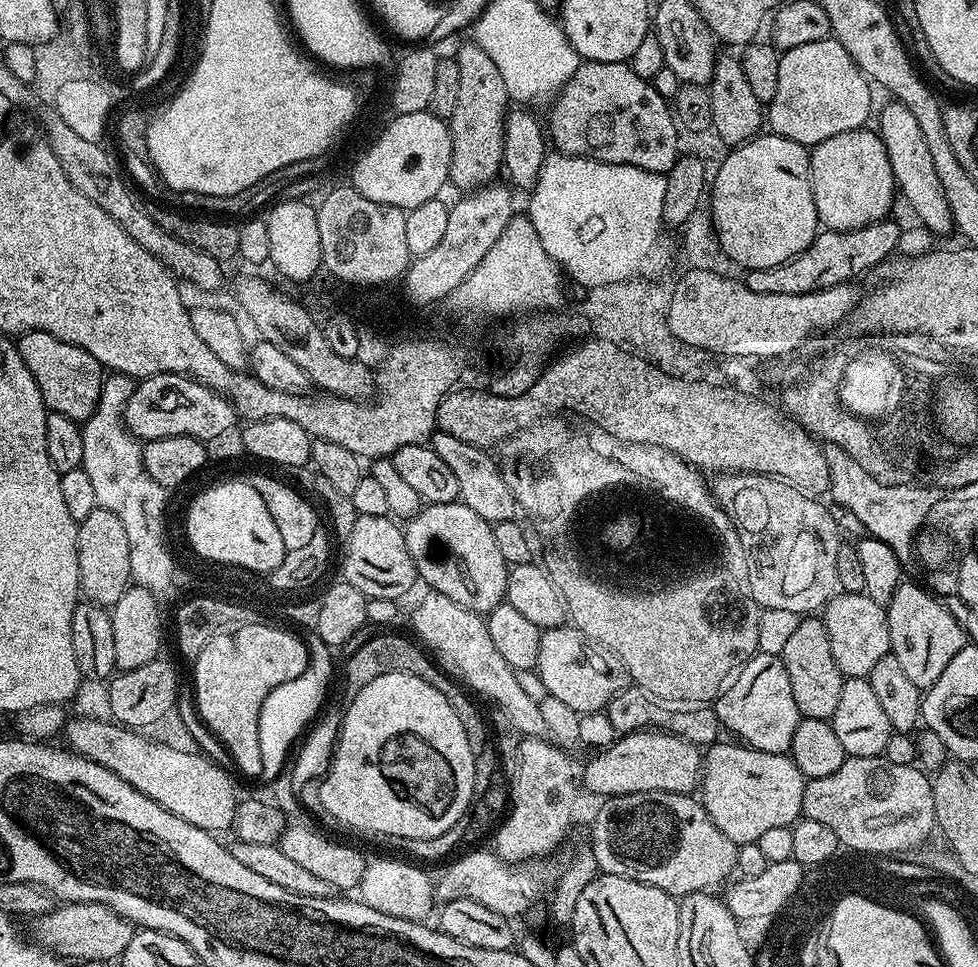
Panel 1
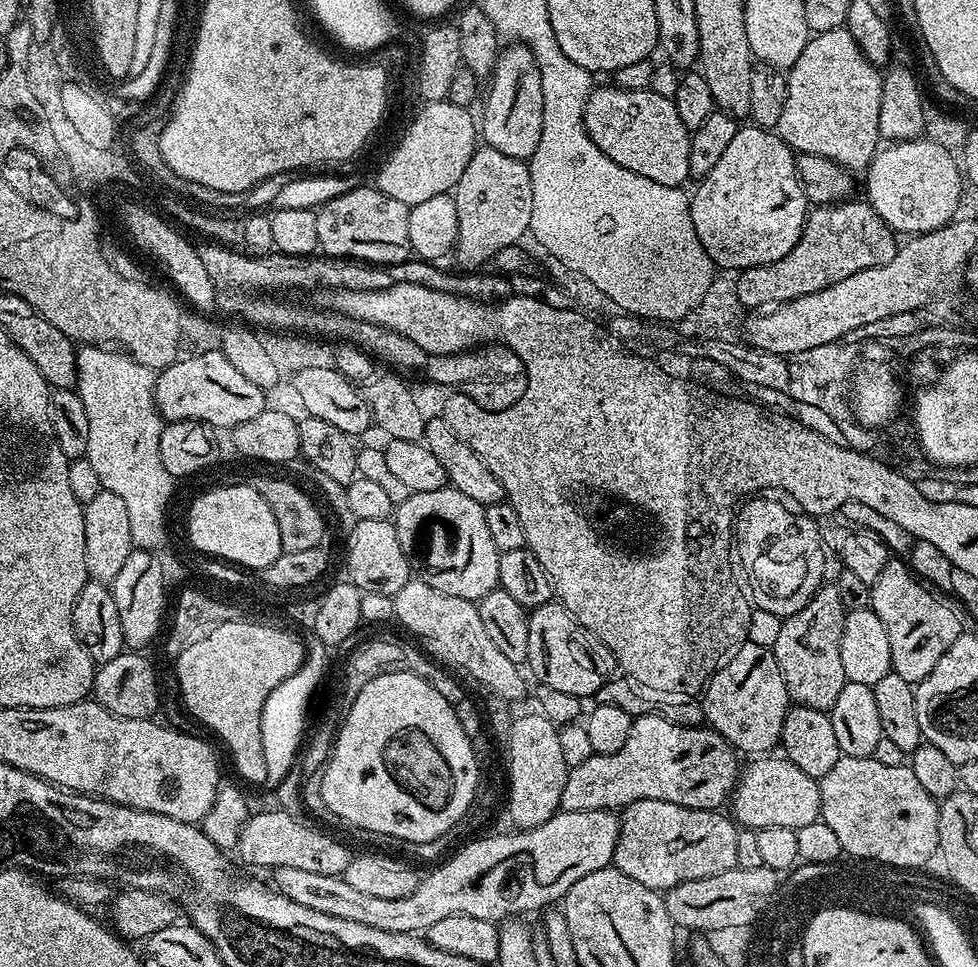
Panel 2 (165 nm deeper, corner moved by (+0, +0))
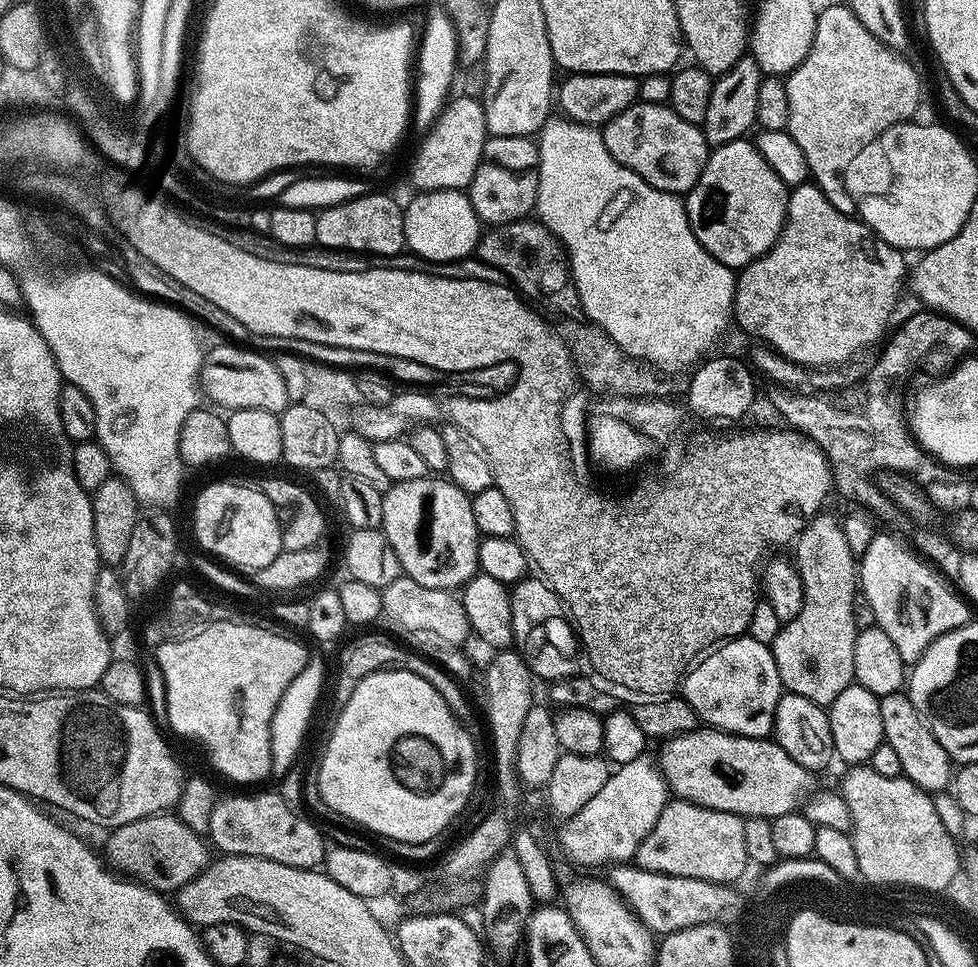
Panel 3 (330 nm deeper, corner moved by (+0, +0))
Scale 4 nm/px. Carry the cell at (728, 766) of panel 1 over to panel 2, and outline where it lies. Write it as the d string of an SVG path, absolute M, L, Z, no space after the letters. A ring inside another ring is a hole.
M768 754L763 758L752 758L748 765L739 769L736 786L732 789L730 816L741 829L759 830L766 826L790 826L801 828L810 826L810 822L820 819L820 786L817 777L806 774L806 770L798 770L794 762L781 758L776 754Z

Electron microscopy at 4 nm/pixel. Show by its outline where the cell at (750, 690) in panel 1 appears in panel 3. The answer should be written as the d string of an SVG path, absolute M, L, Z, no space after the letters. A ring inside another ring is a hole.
M747 634L723 641L699 663L689 667L682 681L682 695L709 728L719 728L733 736L771 737L776 726L776 707L782 695L771 647Z

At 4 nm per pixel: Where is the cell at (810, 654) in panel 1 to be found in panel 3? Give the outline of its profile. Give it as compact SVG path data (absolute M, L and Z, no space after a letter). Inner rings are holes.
M817 514L807 521L808 524L804 528L804 533L796 540L796 556L794 555L794 563L796 569L800 571L800 581L804 587L804 597L802 598L802 610L798 610L798 614L794 619L787 621L781 627L780 632L771 642L772 657L778 666L778 674L780 675L780 683L785 689L794 694L798 694L802 698L810 698L810 702L827 706L834 702L834 698L838 698L838 694L842 694L842 690L846 690L855 681L854 674L854 642L856 641L856 633L858 631L854 622L854 594L858 591L858 557L850 550L850 546L846 543L846 534L839 519L835 520L832 516L824 516L825 514Z

